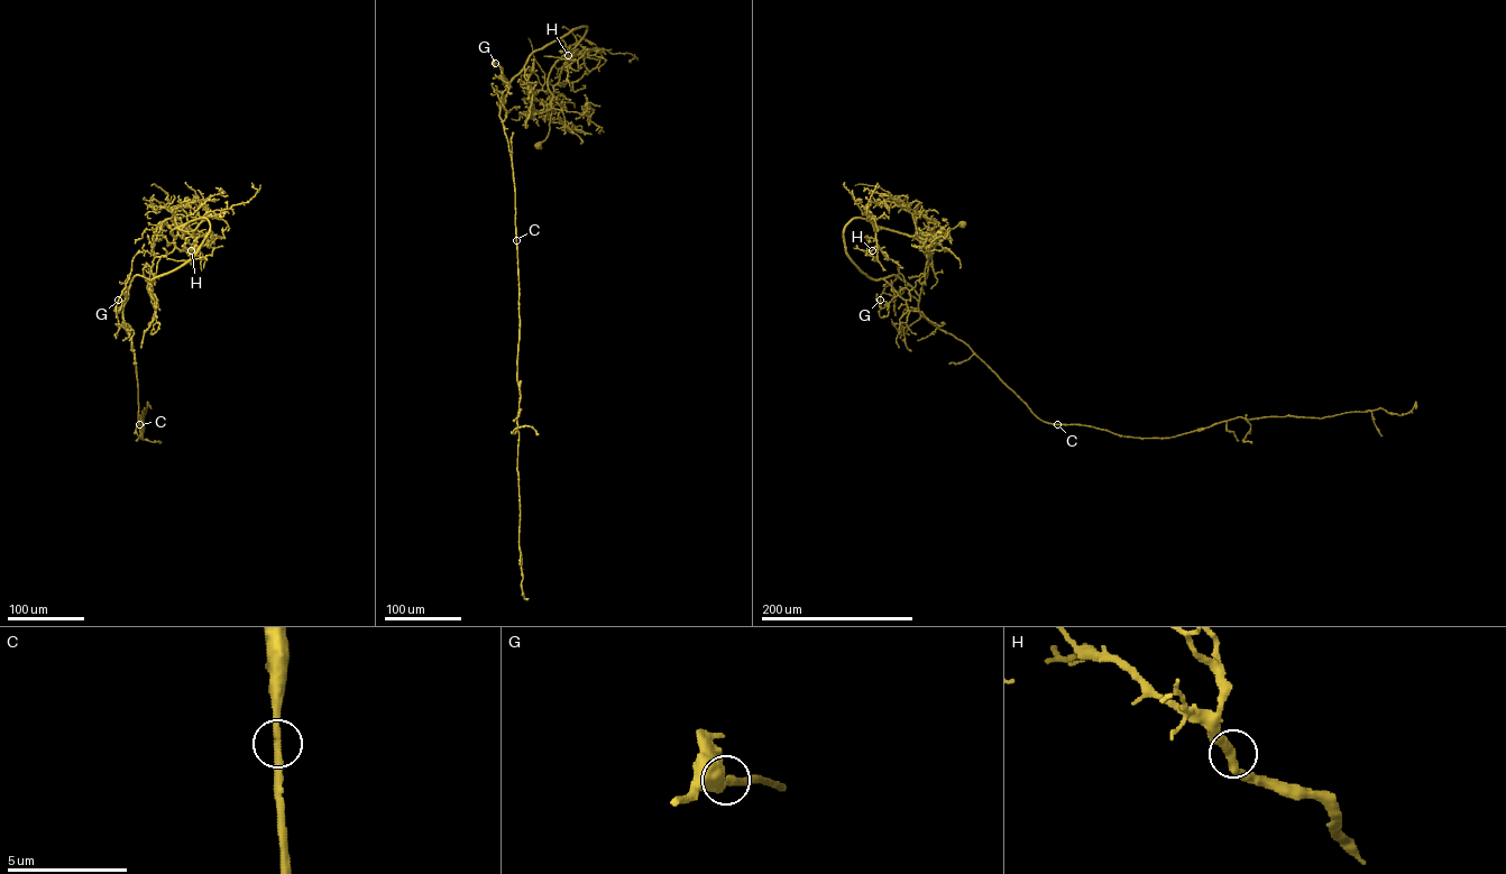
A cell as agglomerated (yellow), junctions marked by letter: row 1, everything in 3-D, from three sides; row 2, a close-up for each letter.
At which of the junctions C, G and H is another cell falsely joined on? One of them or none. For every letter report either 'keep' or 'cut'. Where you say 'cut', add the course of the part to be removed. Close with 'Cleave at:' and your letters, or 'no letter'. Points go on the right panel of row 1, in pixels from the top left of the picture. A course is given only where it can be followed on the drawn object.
C: keep
G: keep
H: keep
Cleave at: no letter

